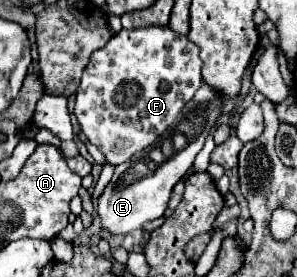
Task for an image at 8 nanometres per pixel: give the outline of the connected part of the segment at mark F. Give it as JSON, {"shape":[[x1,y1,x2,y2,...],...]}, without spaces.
{"shape":[[169,26,123,28,91,56,91,62,83,72,75,104,75,116,83,134,105,154,109,164,129,160,133,154,155,144,157,138,177,120,185,104,195,96,195,90,201,88,201,68,203,60,199,58,199,46,191,44,187,36,177,34]]}

